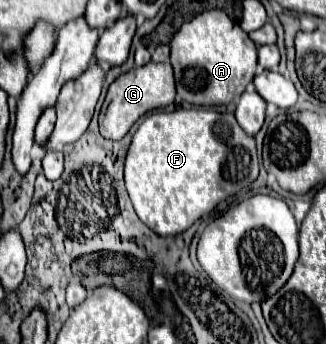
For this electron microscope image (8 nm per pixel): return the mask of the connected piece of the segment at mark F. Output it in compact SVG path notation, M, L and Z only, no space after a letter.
M177 109L149 115L133 135L125 159L125 187L139 219L157 235L179 235L217 203L259 175L255 137L243 133L233 113Z

